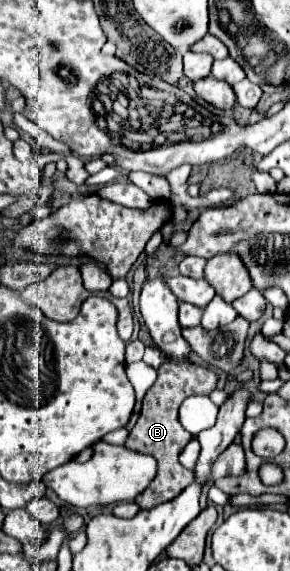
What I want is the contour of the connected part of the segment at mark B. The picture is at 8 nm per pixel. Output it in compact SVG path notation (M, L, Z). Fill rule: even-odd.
M166 360L160 364L158 378L152 384L152 388L146 392L140 418L126 440L128 450L150 454L158 462L158 474L154 476L150 486L138 498L134 498L134 502L140 506L140 510L148 510L162 502L174 500L174 496L178 496L178 492L182 492L182 488L186 488L186 484L190 484L190 480L194 480L194 472L184 468L178 462L180 452L192 440L190 432L186 432L178 420L178 408L188 396L210 394L214 388L216 388L216 372L212 372L204 366L196 366L190 362L182 364L182 362L172 362L172 360Z

